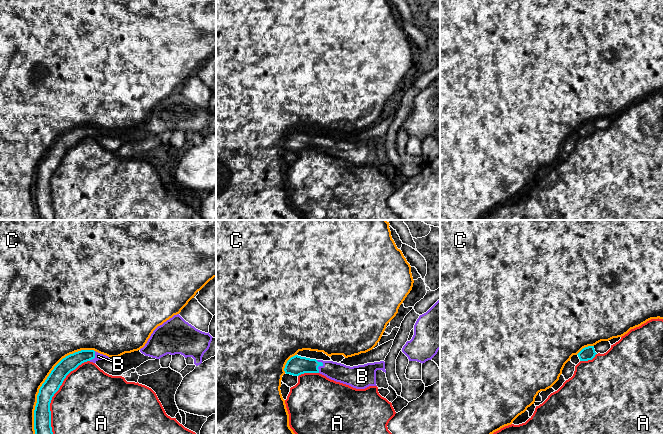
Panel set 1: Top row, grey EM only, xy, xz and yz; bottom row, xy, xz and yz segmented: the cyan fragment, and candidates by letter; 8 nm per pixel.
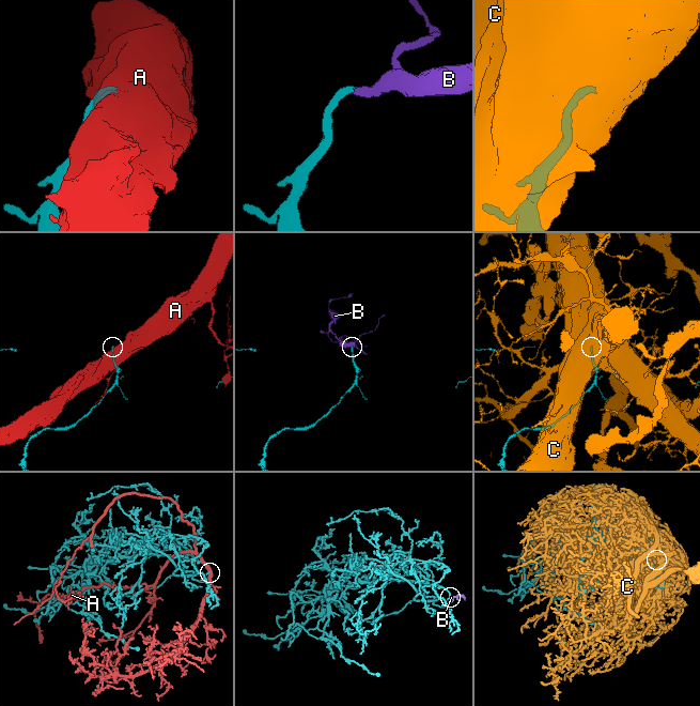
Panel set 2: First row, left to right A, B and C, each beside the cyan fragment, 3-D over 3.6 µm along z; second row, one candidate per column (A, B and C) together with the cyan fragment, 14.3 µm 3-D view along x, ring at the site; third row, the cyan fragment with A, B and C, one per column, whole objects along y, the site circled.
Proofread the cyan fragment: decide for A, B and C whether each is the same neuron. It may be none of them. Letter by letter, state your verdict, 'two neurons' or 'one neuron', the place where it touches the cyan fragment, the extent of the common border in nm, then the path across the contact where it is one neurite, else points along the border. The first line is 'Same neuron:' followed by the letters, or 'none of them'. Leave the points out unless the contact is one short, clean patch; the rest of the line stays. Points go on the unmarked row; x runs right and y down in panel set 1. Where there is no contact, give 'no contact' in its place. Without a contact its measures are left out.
Same neuron: B
A: two neurons; meets cyan in xy at (51, 174); contact 750 nm long
B: one neuron; meets cyan in xz at (321, 141); contact 110 nm long; runs through xz (296, 141), (321, 141), (338, 148)
C: two neurons; meets cyan in xy at (41, 162); contact 900 nm long

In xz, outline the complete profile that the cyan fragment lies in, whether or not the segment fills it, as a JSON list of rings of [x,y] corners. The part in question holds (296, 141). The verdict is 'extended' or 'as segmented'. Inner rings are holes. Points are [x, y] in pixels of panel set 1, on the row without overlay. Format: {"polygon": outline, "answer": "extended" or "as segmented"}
{"polygon": [[[298,131],[291,133],[284,144],[286,150],[293,152],[299,152],[304,149],[320,149],[331,156],[356,165],[377,162],[377,146],[382,146],[386,149],[384,137],[350,143],[333,137],[310,135]]], "answer": "extended"}

